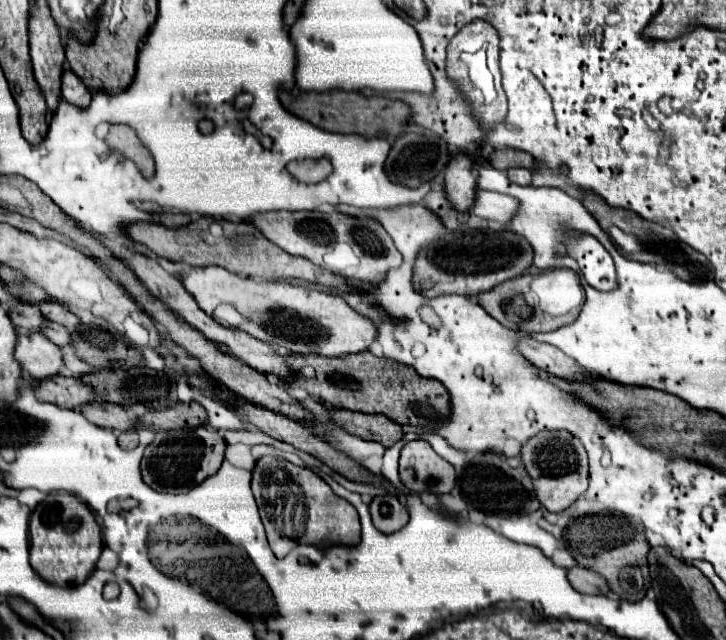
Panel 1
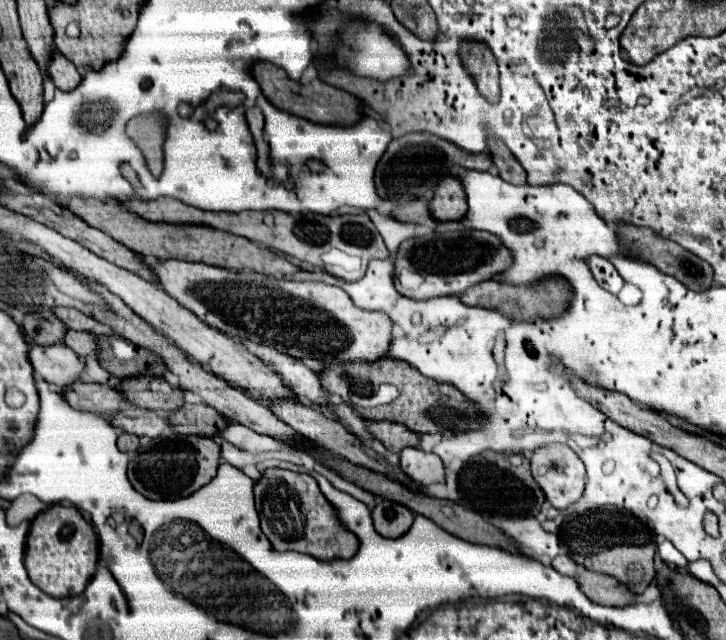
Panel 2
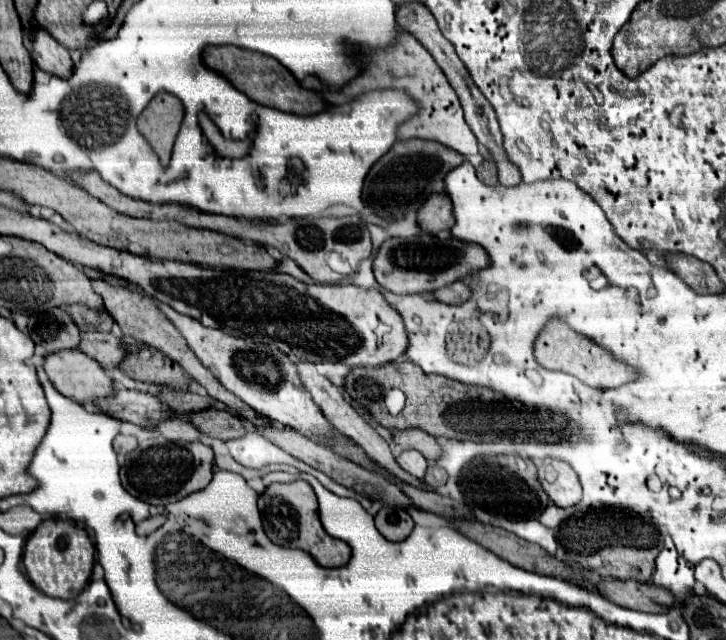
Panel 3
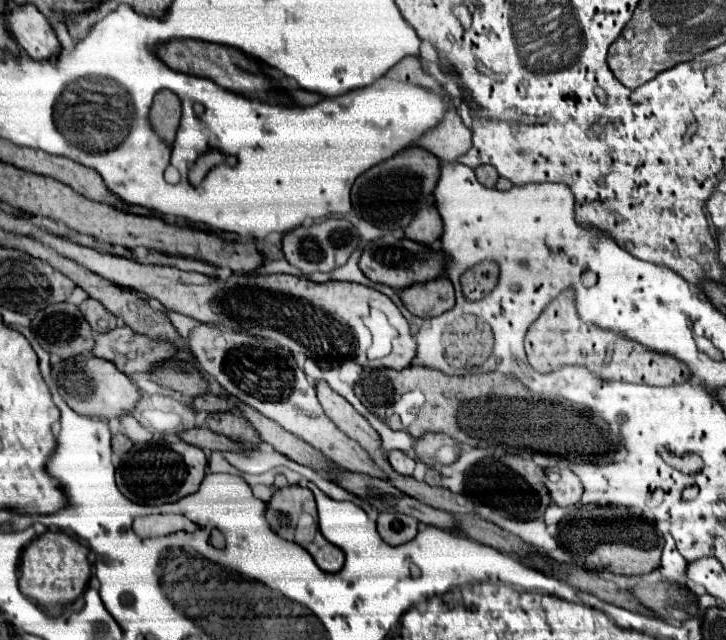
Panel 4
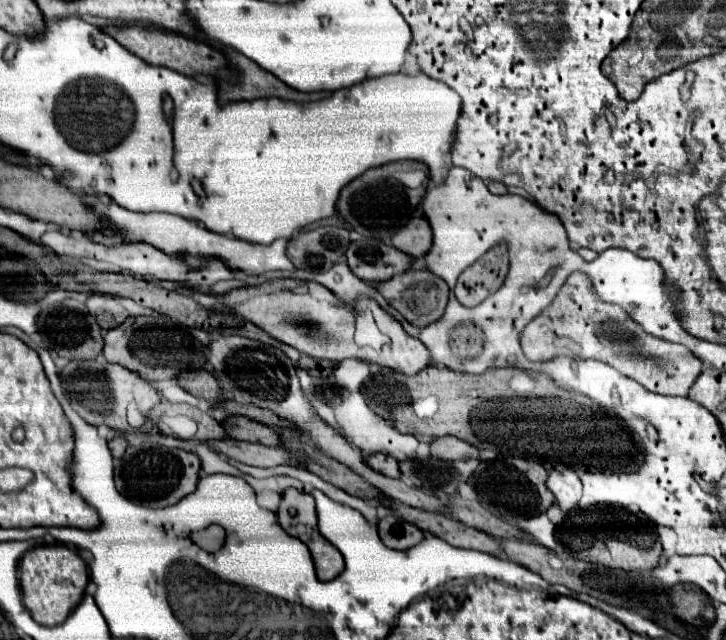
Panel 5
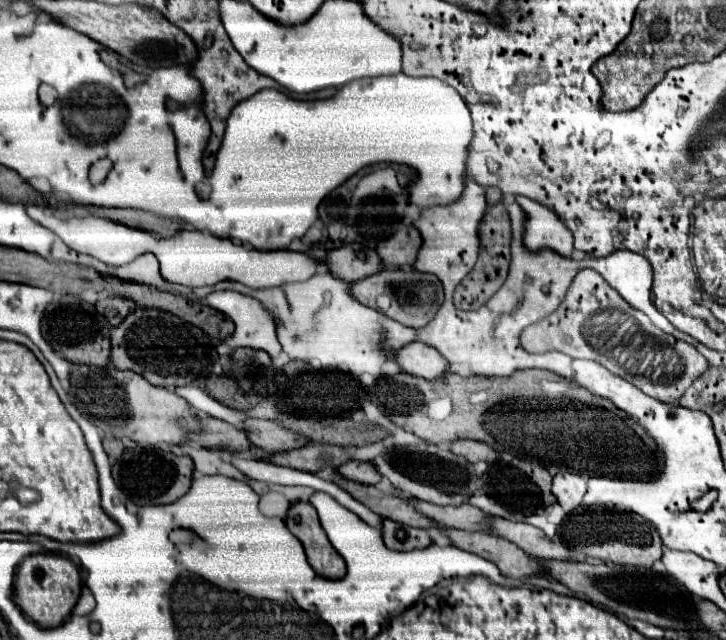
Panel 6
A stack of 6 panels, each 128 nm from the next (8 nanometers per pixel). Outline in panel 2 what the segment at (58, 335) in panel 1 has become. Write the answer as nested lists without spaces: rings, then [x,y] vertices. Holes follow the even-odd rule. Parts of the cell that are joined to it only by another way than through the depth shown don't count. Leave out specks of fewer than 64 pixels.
[[[68,330],[68,336],[64,338],[64,344],[72,348],[78,356],[96,356],[100,352],[98,340],[90,332],[78,332],[78,330]]]

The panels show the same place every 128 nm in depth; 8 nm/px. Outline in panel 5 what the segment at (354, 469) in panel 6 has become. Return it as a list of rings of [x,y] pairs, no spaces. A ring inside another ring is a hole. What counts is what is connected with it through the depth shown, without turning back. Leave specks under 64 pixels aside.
[[[372,454],[364,458],[364,464],[370,466],[374,472],[380,472],[388,478],[400,478],[400,472],[396,472],[396,458],[386,454]]]

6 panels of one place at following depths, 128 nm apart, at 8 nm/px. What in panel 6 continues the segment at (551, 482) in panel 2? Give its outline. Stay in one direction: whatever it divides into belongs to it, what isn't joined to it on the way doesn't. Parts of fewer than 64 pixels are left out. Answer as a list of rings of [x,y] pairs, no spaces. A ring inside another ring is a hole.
[[[558,472],[552,482],[552,494],[558,498],[558,504],[566,512],[572,512],[574,508],[580,506],[582,498],[586,494],[586,482],[580,474]]]

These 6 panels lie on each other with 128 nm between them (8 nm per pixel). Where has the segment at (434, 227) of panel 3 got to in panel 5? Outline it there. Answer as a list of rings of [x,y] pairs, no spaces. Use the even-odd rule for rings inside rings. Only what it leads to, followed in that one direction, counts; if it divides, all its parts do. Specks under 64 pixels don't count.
[[[424,216],[418,218],[410,218],[406,226],[402,226],[394,238],[392,238],[392,246],[412,258],[420,258],[424,256],[430,246],[432,246],[432,230],[428,226],[428,220]]]

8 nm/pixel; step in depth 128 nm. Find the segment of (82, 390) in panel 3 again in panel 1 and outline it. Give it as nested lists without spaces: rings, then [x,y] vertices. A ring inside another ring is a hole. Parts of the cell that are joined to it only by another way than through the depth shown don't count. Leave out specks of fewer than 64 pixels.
[[[20,332],[14,356],[36,380],[58,376],[64,366],[62,350],[40,332]]]

